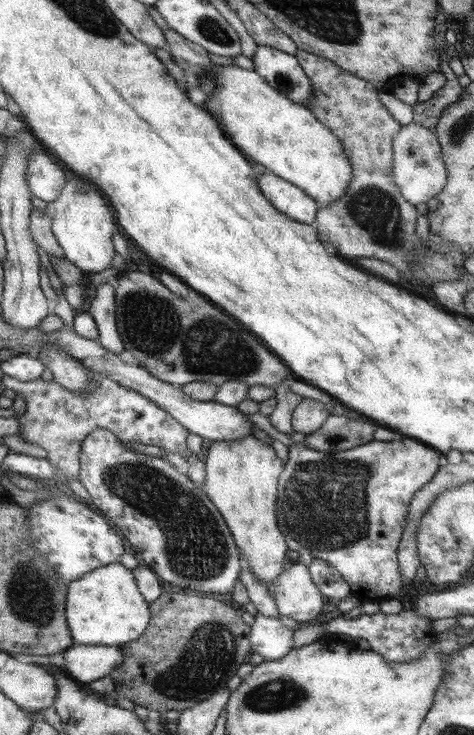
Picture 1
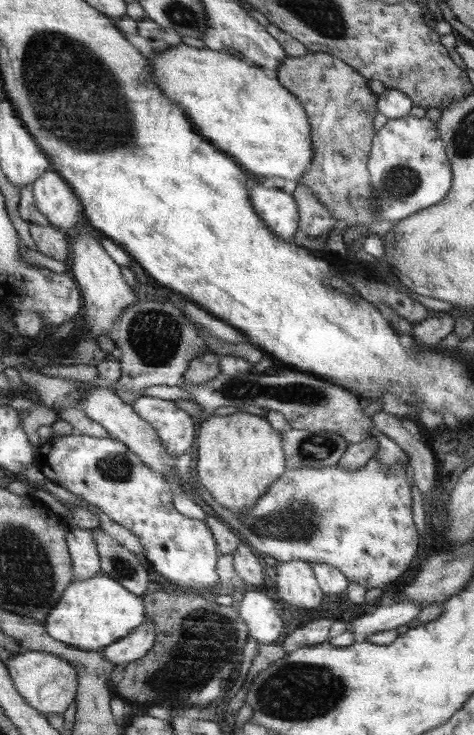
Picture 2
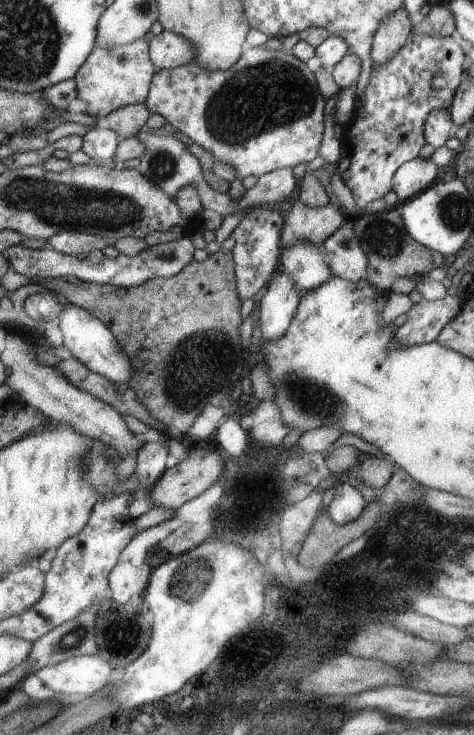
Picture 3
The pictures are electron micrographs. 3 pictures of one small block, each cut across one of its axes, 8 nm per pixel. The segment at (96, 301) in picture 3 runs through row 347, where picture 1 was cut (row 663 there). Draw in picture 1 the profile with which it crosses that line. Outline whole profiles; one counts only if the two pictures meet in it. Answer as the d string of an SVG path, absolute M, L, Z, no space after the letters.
M167 588L155 602L149 604L149 609L152 610L152 623L138 640L140 646L136 641L124 644L121 648L123 663L109 675L116 690L135 704L162 714L169 709L181 711L193 707L224 690L238 666L248 663L250 626L232 606L209 596L190 596L183 590Z

